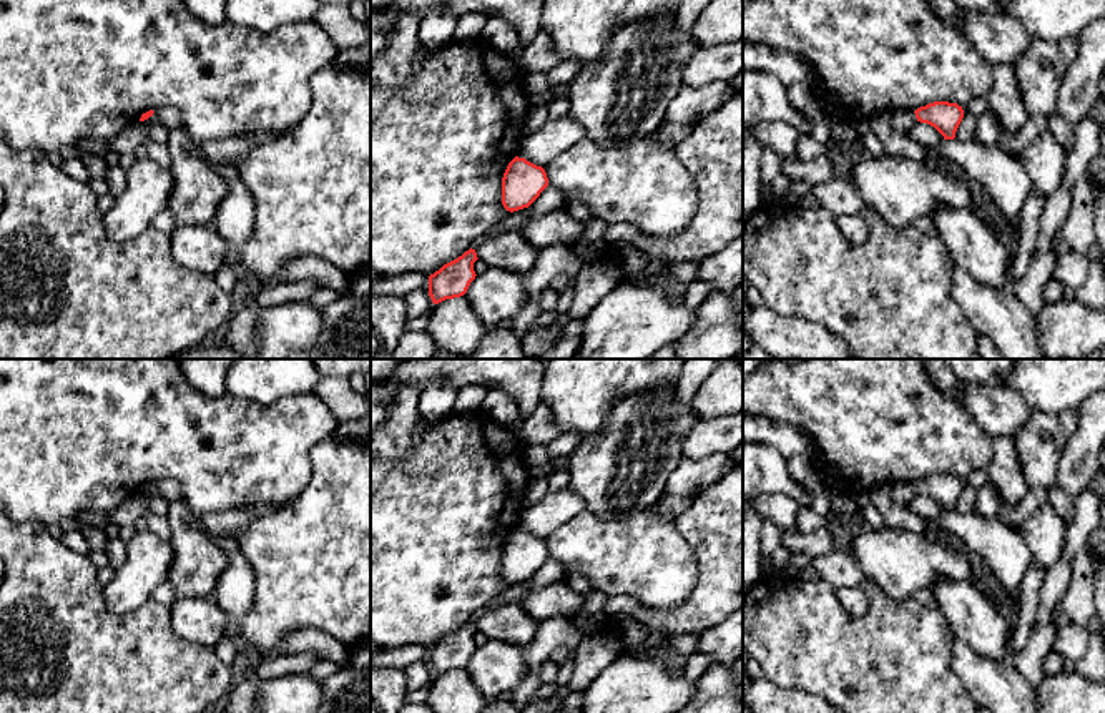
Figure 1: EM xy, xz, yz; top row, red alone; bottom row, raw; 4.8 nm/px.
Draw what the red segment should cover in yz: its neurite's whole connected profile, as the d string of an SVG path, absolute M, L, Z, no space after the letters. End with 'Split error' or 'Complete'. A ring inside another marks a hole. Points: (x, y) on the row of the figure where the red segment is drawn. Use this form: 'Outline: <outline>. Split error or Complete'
Outline: M934 101L917 108L916 118L921 123L934 126L944 140L954 140L955 131L964 118L964 110L957 103Z. Complete

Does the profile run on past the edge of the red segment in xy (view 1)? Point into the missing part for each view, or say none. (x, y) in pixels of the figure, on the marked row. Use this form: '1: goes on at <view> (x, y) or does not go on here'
1: does not go on here

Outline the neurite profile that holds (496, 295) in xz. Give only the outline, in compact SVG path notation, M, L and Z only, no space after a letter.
M487 268L477 274L464 294L477 317L489 327L515 317L527 296L525 273L500 268Z

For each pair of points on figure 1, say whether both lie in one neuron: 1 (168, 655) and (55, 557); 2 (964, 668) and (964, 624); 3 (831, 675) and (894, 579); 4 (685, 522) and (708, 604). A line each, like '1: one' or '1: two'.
1: one
2: two
3: two
4: one

